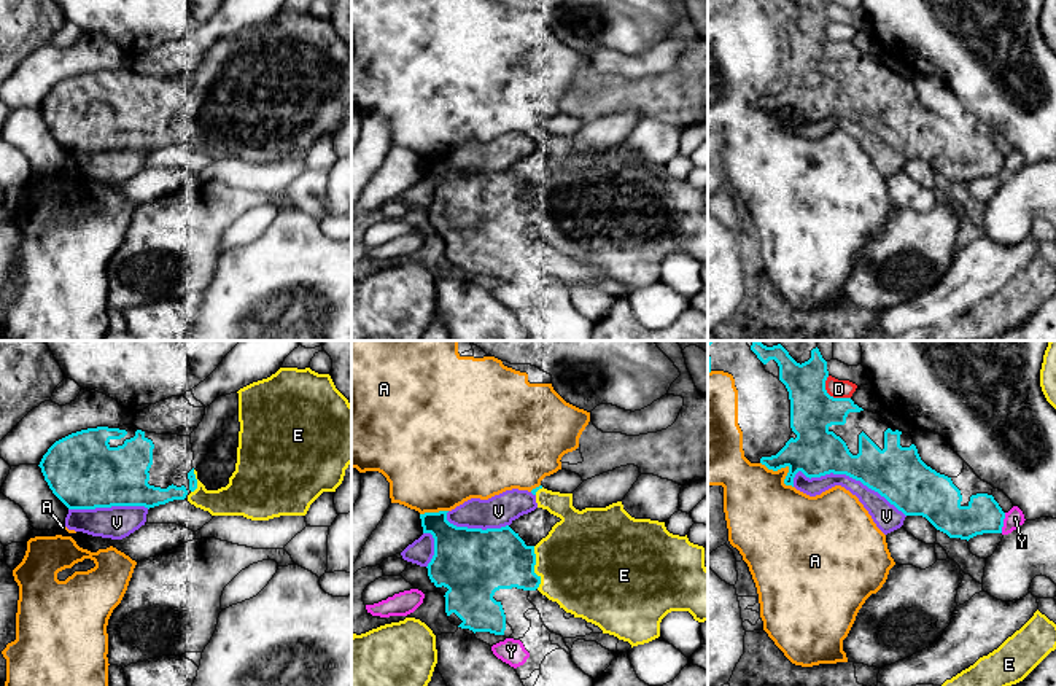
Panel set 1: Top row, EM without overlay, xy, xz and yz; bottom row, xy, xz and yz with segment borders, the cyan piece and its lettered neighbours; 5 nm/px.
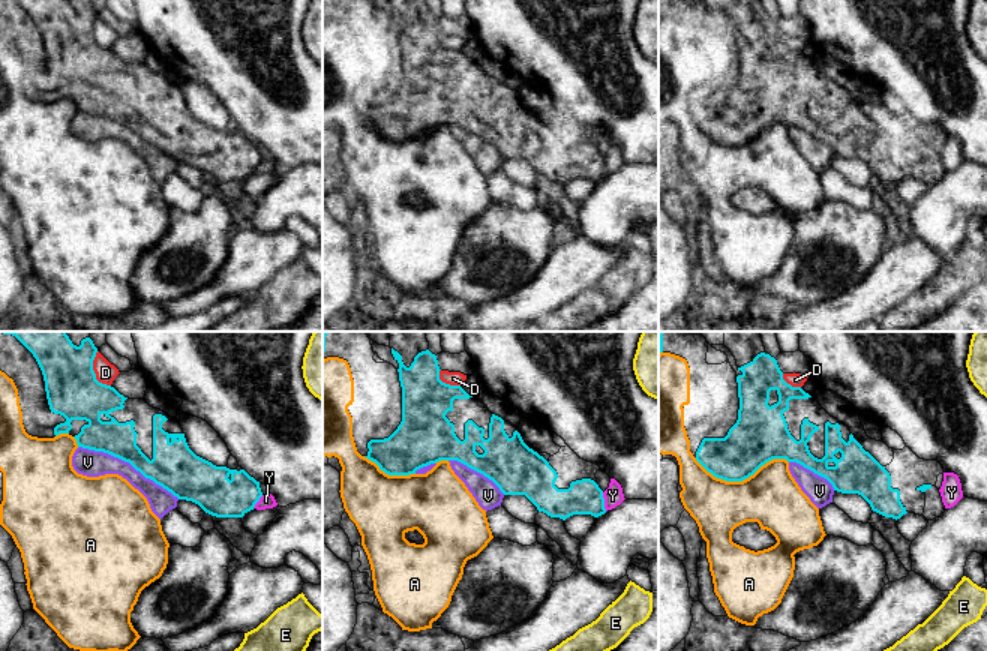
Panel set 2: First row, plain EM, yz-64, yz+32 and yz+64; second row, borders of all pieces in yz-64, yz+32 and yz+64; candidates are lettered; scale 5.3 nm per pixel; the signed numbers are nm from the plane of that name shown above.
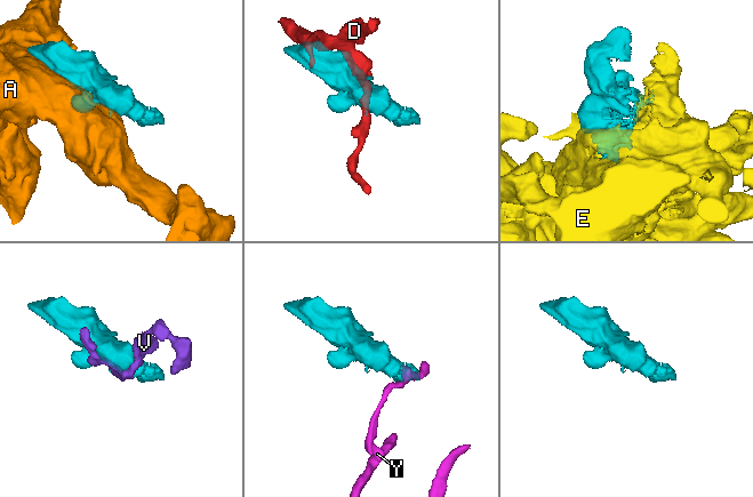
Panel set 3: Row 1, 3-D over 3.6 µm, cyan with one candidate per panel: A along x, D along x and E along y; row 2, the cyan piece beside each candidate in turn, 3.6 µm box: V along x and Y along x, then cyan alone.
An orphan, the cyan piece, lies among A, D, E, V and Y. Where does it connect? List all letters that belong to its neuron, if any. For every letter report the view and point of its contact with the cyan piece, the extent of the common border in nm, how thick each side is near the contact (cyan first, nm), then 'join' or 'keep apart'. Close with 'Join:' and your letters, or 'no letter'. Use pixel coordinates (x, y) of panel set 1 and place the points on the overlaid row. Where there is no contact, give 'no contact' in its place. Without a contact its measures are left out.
A: contact yz (786, 465); length 220 nm; calibres 240 and 360 nm; keep apart
D: contact yz (832, 397); length 170 nm; calibres 220 and 100 nm; keep apart
E: contact xz (533, 567); length 220 nm; calibres 320 and 460 nm; join
V: contact yz (850, 476); length 600 nm; calibres 280 and 120 nm; keep apart
Y: contact yz (1002, 522); length 110 nm; calibres 190 and 90 nm; keep apart
Join: E

